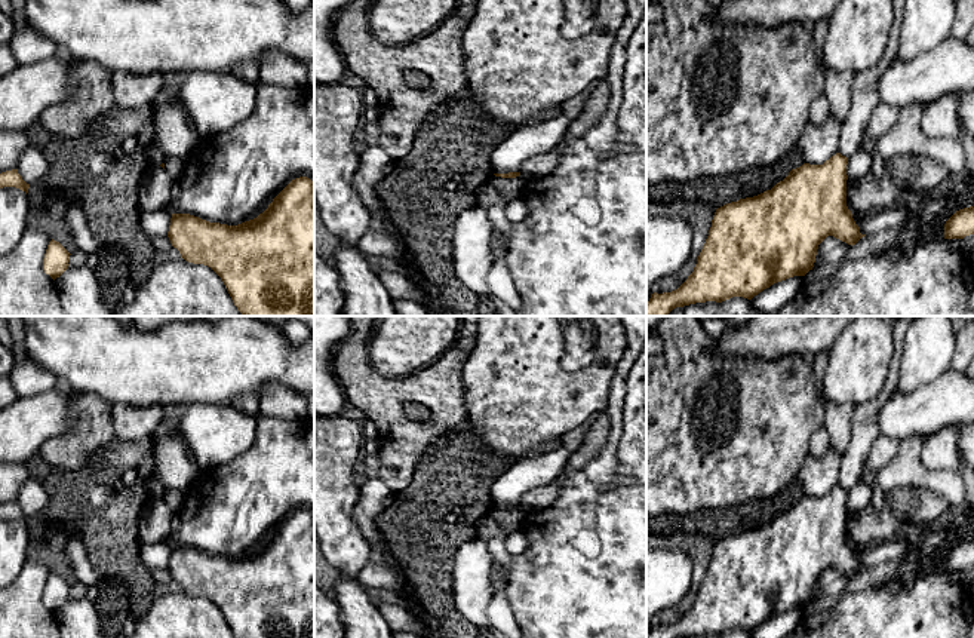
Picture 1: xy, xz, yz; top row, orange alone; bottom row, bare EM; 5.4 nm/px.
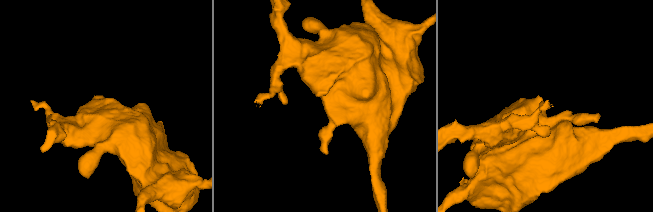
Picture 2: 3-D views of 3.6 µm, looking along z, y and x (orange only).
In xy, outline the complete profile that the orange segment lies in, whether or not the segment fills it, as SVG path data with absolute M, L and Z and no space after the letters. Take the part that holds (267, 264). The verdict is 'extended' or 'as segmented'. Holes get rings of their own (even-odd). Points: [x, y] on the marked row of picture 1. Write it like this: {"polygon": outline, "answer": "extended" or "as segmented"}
{"polygon": "M292 180L256 218L237 226L172 214L168 237L188 263L211 267L243 316L314 316L314 182Z", "answer": "as segmented"}

